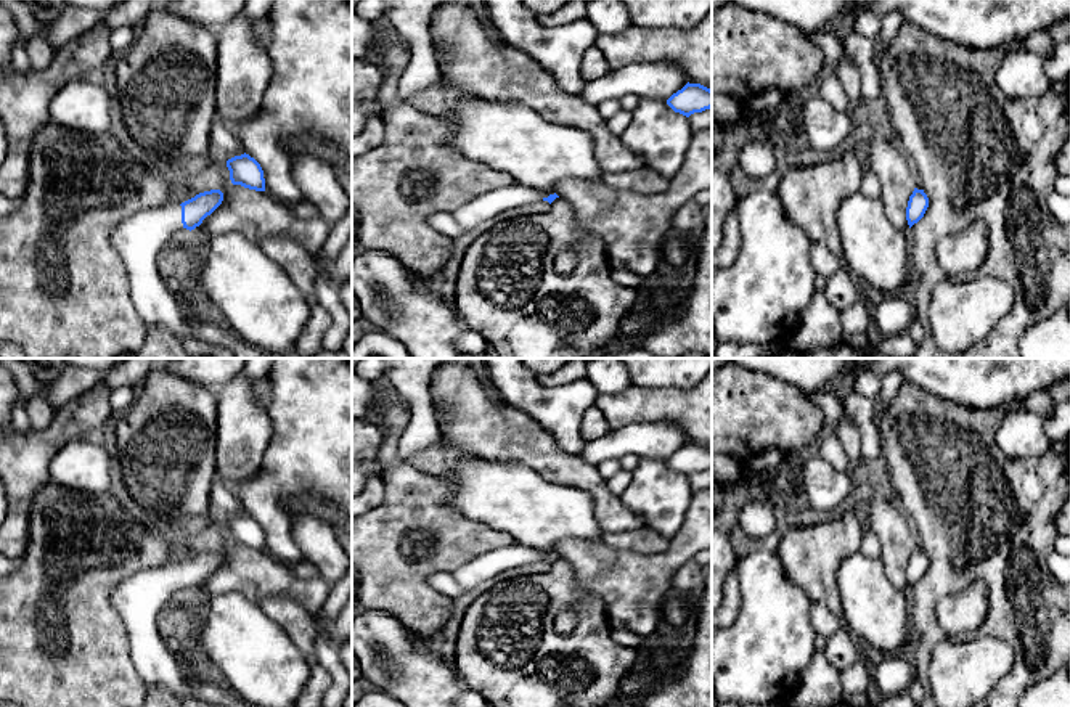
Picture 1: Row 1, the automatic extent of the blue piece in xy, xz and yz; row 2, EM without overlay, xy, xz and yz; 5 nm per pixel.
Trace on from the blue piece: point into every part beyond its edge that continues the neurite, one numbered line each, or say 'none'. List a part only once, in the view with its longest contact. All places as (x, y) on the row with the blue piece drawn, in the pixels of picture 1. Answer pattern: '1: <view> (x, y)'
1: xy (138, 238)

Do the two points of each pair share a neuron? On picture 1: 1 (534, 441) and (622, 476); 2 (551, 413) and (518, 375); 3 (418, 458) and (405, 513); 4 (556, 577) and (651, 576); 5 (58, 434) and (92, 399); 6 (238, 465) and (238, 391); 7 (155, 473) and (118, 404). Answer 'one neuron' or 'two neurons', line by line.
1: two neurons
2: one neuron
3: two neurons
4: two neurons
5: one neuron
6: one neuron
7: two neurons

